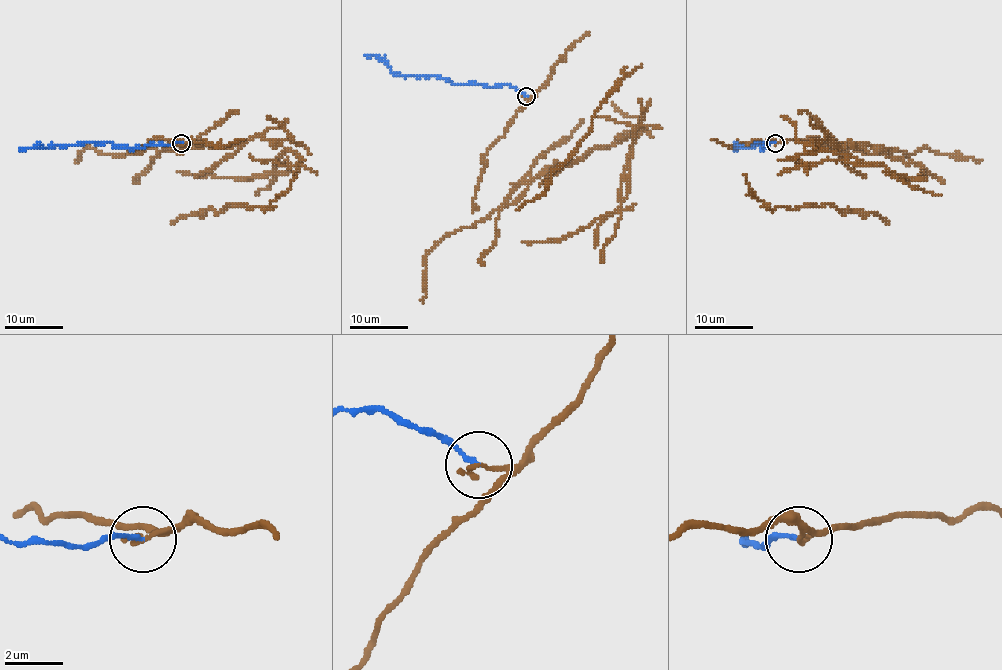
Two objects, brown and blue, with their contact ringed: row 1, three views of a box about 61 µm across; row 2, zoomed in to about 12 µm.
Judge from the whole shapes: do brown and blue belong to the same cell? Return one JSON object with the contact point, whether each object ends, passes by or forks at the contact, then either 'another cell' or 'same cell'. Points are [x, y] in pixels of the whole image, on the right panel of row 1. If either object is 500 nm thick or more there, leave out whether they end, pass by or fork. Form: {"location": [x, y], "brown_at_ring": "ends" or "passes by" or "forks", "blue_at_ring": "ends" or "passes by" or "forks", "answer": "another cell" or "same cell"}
{"location": [775, 143], "brown_at_ring": "ends", "blue_at_ring": "ends", "answer": "another cell"}

